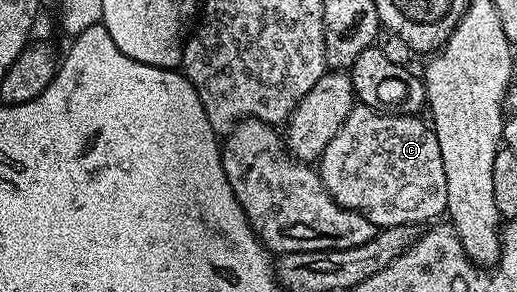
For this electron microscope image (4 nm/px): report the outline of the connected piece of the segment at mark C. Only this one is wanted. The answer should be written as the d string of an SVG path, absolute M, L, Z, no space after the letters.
M356 103L354 110L345 118L341 130L333 134L329 146L325 146L317 161L317 171L325 190L342 208L359 212L380 229L398 224L434 221L447 211L445 190L445 166L441 162L441 146L435 137L435 129L426 119L415 114L392 114Z

